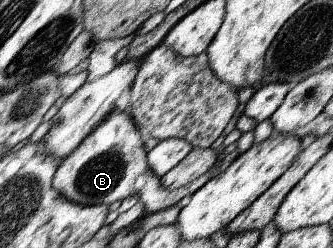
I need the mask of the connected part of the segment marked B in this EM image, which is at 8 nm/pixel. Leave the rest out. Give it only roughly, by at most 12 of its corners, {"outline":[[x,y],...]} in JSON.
{"outline":[[125,113],[107,116],[57,167],[67,200],[139,195],[147,214],[191,196],[223,167],[169,190]]}

